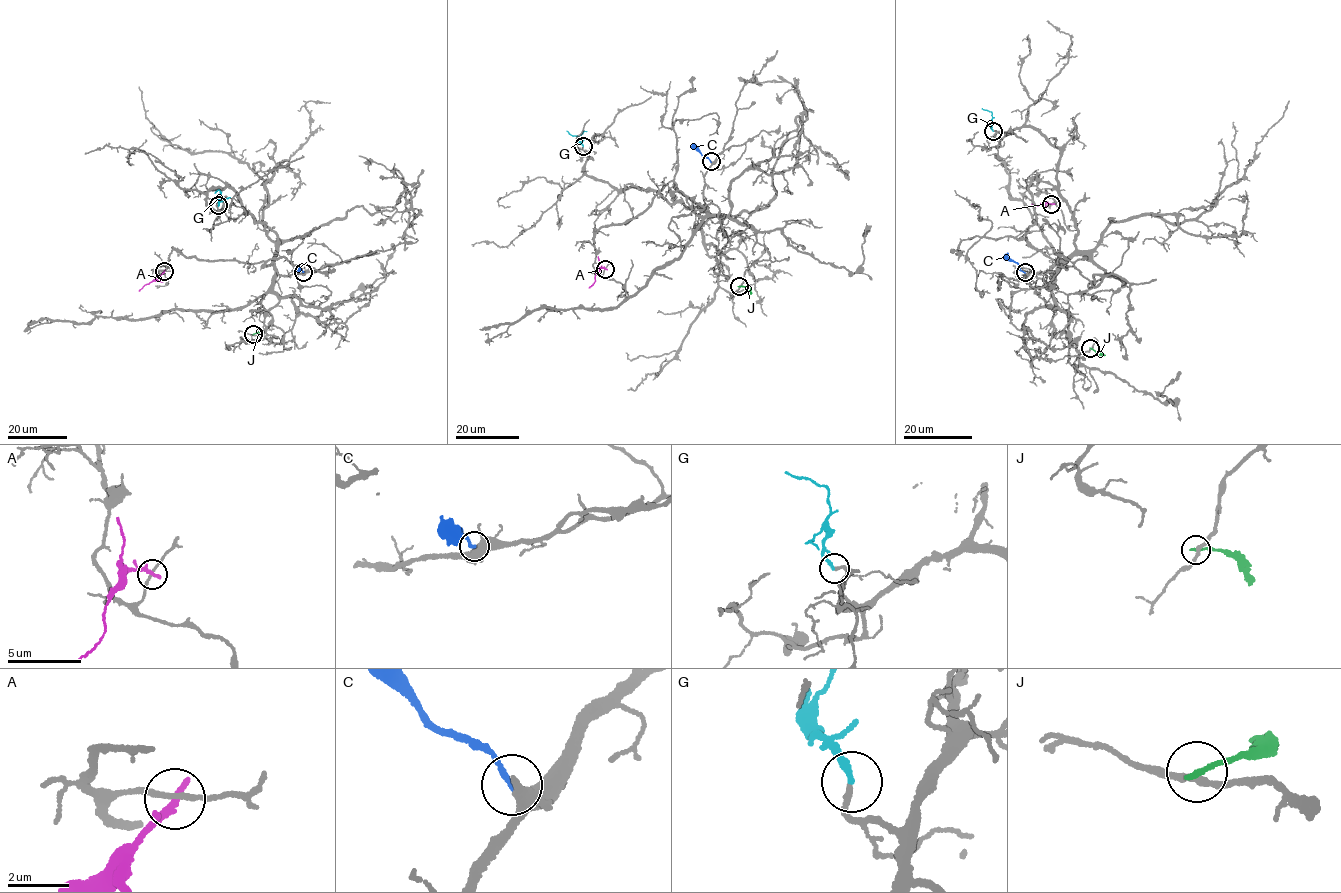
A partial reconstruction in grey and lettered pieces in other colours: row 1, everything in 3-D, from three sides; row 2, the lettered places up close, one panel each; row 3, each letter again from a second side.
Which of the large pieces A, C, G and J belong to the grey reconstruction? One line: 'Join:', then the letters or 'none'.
Join: G

